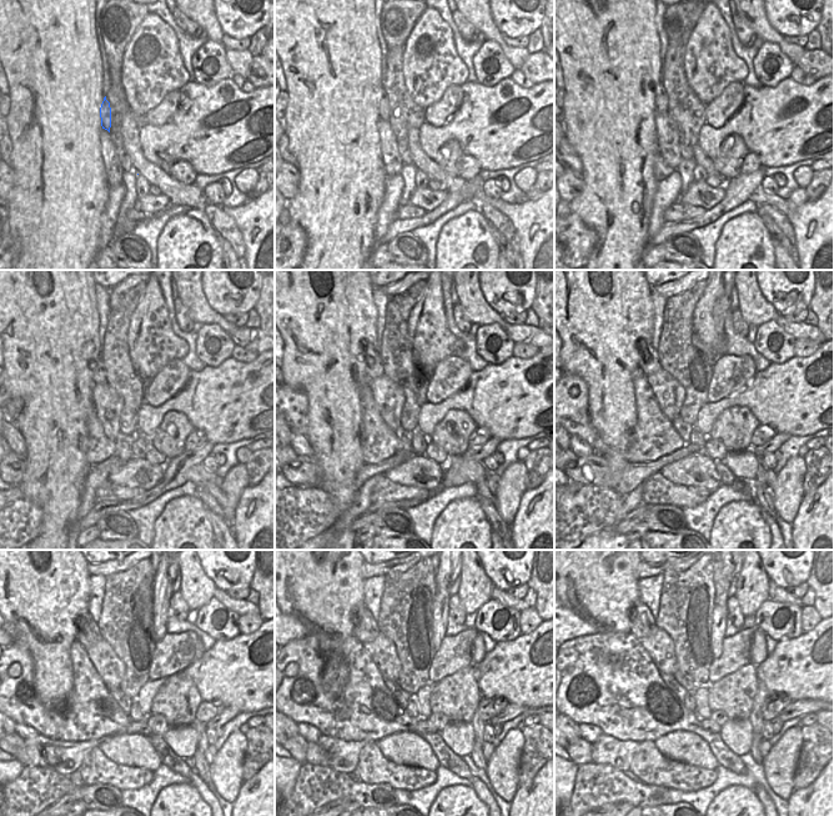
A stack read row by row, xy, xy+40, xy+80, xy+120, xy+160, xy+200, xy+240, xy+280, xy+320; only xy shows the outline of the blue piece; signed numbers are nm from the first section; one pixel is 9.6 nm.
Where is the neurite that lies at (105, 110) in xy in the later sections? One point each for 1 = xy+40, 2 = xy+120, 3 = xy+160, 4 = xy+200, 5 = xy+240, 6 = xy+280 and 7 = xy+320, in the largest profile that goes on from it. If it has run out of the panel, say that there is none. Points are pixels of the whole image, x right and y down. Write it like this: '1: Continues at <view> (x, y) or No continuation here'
1: Continues at xy+40 (383, 108)
2: Continues at xy+120 (99, 374)
3: Continues at xy+160 (376, 370)
4: Continues at xy+200 (654, 365)
5: Continues at xy+240 (90, 634)
6: Continues at xy+280 (366, 629)
7: Continues at xy+320 (642, 622)

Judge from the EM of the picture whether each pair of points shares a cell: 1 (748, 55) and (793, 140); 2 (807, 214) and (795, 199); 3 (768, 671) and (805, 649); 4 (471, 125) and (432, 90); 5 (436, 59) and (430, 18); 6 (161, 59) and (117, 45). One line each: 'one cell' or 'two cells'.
1: two cells
2: two cells
3: one cell
4: two cells
5: one cell
6: two cells

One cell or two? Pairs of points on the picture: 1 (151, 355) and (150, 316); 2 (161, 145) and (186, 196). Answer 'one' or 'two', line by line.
1: one
2: two

